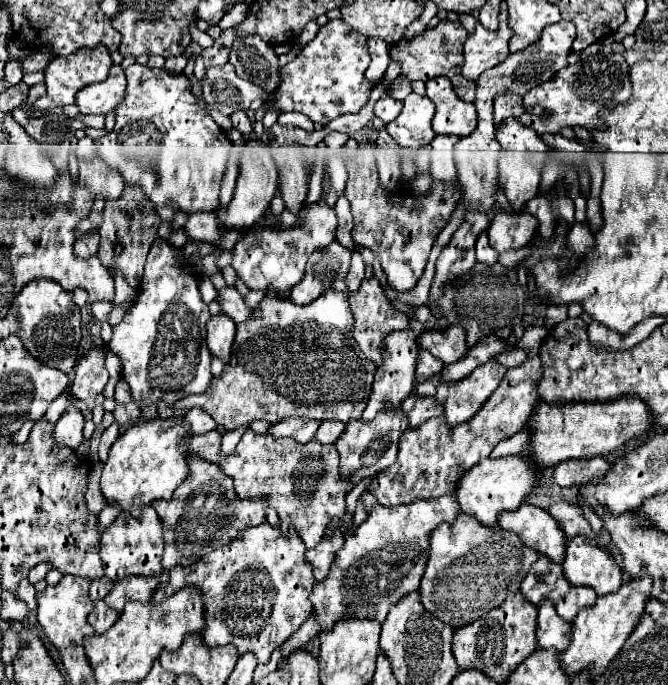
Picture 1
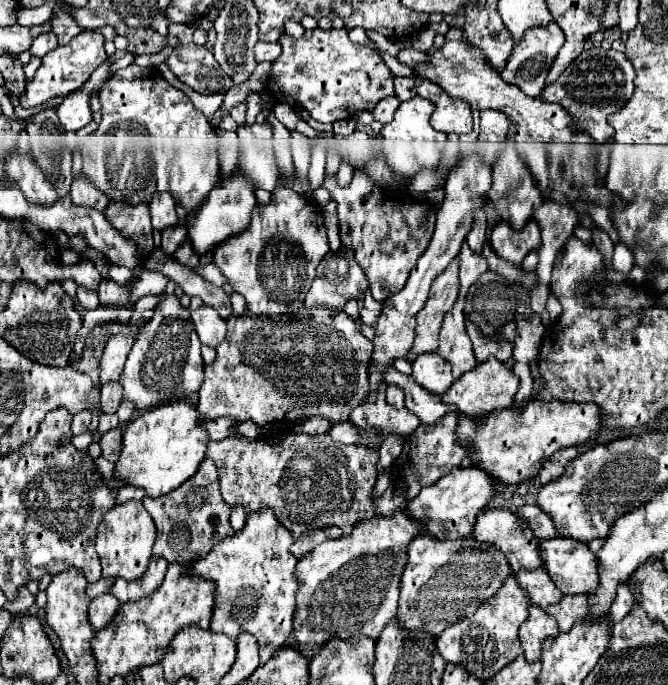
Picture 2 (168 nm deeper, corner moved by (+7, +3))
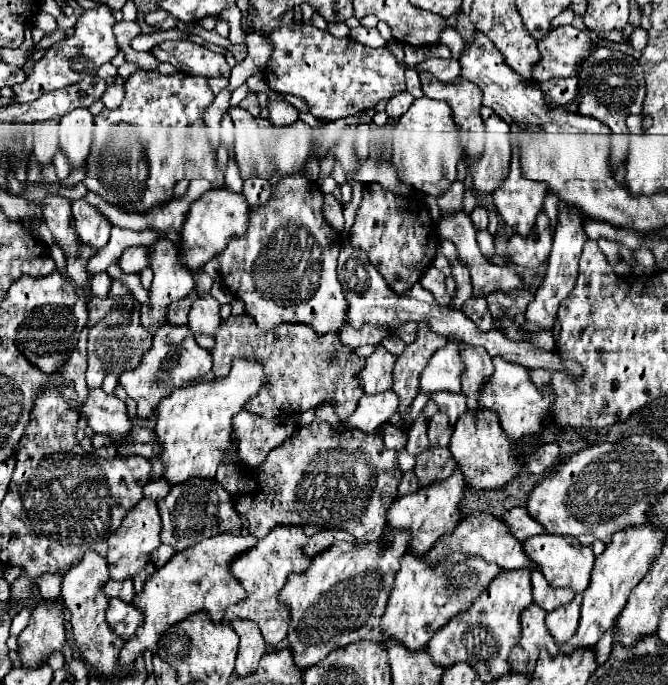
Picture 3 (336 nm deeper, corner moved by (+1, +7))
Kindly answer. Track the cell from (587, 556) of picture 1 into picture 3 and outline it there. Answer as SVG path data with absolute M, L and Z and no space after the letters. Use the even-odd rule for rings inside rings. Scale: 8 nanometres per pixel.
M541 533L541 535L525 539L523 551L525 551L525 555L529 555L535 569L545 575L545 579L549 581L549 585L553 589L569 587L575 593L583 593L583 589L587 589L595 555L593 555L591 547L579 545L579 541L575 541L575 537L559 537L559 535Z

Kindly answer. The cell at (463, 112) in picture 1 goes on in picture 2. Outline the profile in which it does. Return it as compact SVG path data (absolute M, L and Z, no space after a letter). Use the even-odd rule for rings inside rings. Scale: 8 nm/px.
M415 79L417 85L417 95L423 99L429 99L435 105L435 111L431 115L431 125L433 129L441 133L471 133L473 129L473 117L469 105L465 101L457 101L449 97L437 83L425 81L425 79Z

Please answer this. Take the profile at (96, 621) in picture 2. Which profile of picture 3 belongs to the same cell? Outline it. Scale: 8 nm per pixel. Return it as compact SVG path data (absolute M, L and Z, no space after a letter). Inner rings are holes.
M109 601L107 623L119 637L127 641L135 633L135 629L143 623L143 613L137 607L127 605L125 601Z

